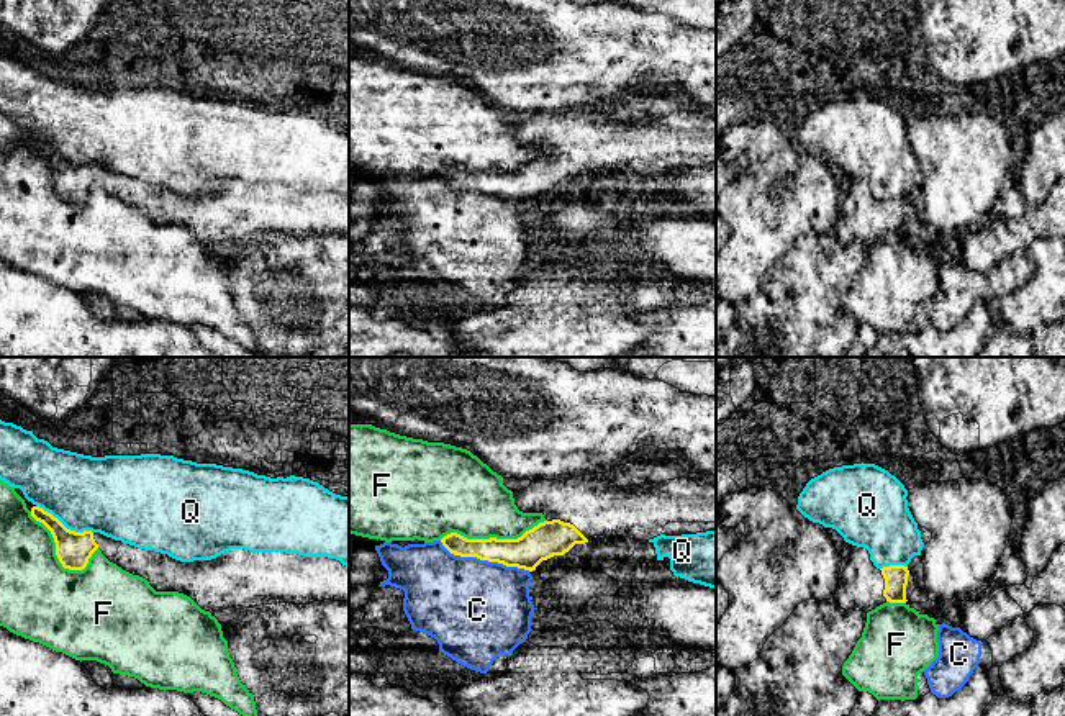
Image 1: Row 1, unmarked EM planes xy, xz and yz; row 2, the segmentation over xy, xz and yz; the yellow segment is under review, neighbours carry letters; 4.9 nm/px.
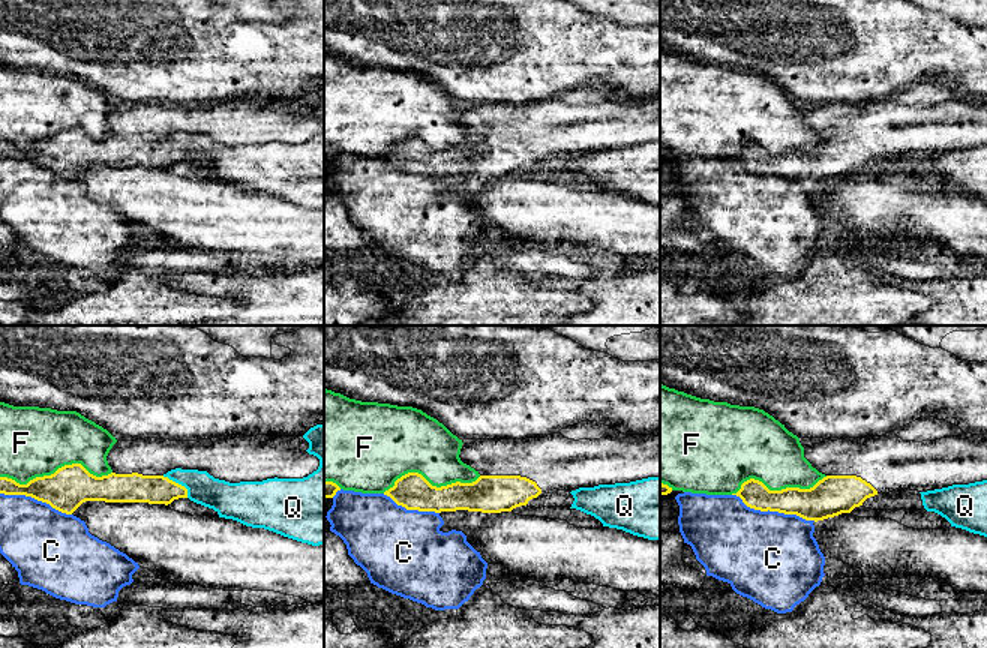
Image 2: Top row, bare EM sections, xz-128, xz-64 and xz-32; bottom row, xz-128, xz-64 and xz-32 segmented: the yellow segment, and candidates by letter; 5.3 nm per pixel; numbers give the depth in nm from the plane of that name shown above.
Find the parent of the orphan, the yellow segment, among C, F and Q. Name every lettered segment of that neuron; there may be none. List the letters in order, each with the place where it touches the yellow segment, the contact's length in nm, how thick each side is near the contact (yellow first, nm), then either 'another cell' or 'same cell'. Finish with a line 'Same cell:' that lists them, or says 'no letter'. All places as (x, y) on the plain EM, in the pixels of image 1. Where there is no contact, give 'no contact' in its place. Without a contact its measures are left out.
C: contact xz (485, 192); length 480 nm; calibres 160 and 480 nm; another cell
F: contact xz (492, 171); length 550 nm; calibres 170 and 380 nm; another cell
Q: contact xy (63, 158); length 320 nm; calibres 170 and 380 nm; another cell
Same cell: no letter

